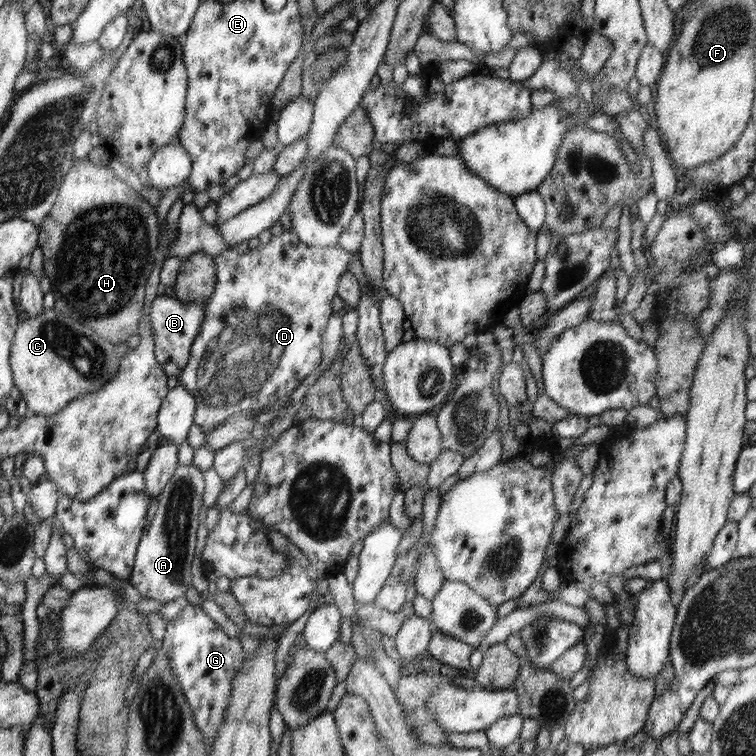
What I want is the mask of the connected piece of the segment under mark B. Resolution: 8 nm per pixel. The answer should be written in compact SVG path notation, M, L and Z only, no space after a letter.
M155 295L149 305L147 320L151 334L155 338L155 354L163 363L169 376L180 377L182 369L188 365L190 349L200 331L203 319L206 318L206 302L182 302L167 295Z

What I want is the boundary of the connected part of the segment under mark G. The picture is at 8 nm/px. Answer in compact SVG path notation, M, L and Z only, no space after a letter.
M190 603L176 618L168 621L162 640L164 651L170 657L172 673L191 706L197 727L203 732L203 743L209 748L227 716L232 684L235 684L236 673L244 661L244 648L238 637L230 638L200 605Z

